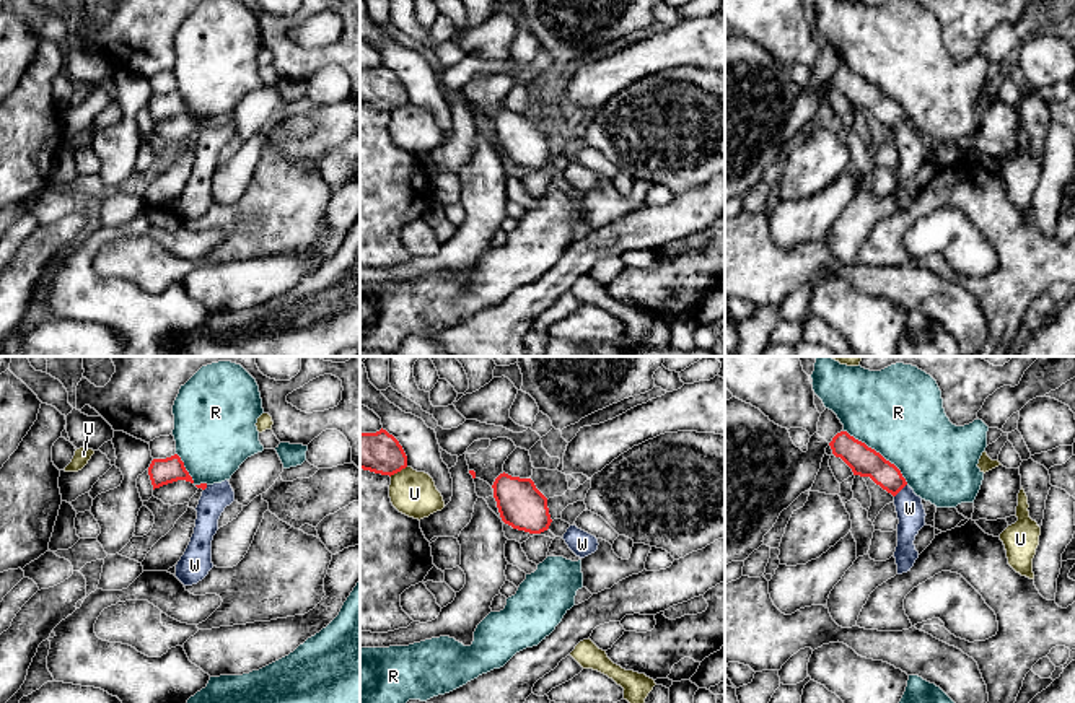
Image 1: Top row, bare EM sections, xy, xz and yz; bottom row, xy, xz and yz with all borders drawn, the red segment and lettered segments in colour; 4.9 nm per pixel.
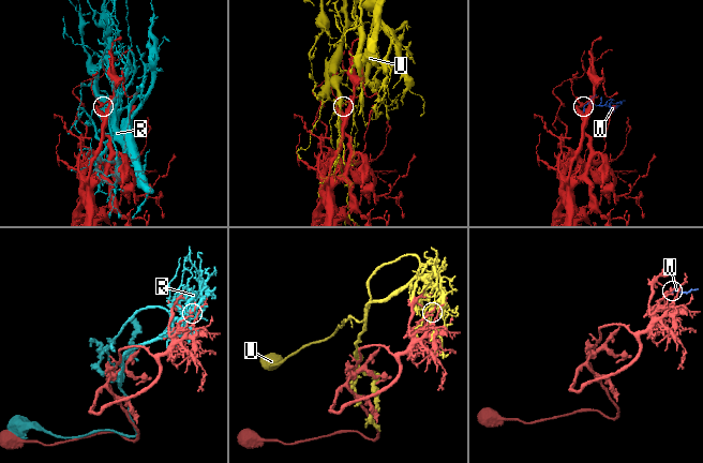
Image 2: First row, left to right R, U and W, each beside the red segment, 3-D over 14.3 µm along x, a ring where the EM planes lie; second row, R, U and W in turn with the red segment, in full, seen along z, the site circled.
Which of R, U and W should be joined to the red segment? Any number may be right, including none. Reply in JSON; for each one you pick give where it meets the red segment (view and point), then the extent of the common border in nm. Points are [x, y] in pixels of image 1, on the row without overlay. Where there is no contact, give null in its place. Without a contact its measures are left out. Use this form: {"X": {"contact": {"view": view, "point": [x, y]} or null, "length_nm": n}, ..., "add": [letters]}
{"W": {"contact": {"view": "yz", "point": [901, 124]}, "length_nm": 90}, "add": ["W"]}

